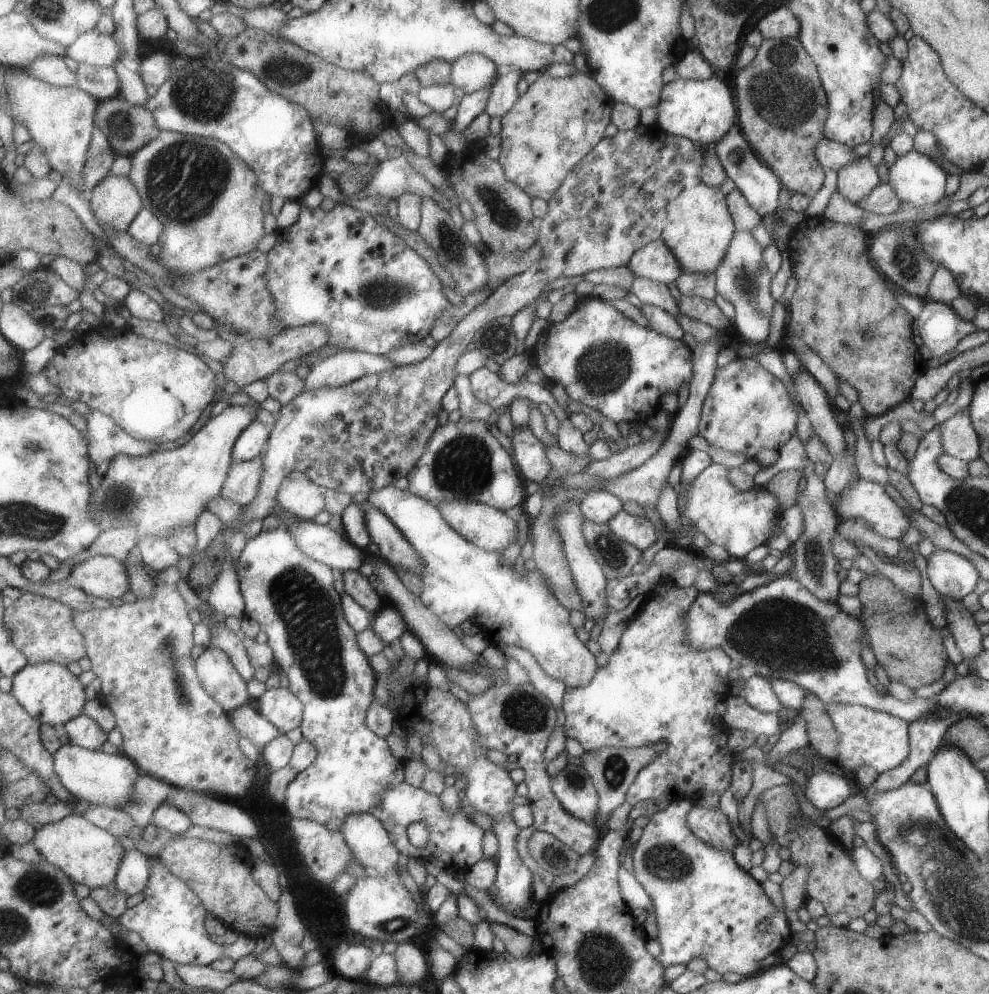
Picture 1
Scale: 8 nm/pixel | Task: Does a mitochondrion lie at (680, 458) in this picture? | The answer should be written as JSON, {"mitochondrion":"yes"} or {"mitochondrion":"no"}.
{"mitochondrion":"no"}

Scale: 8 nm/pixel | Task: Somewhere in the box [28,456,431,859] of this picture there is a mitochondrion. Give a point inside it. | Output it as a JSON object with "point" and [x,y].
{"point":[308,613]}

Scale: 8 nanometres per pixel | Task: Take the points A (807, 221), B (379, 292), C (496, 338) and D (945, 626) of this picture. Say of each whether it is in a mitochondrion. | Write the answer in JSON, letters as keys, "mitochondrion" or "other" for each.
{"A":"other","B":"mitochondrion","C":"mitochondrion","D":"other"}

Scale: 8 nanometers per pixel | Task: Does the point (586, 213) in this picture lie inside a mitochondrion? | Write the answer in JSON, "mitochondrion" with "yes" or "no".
{"mitochondrion":"no"}

